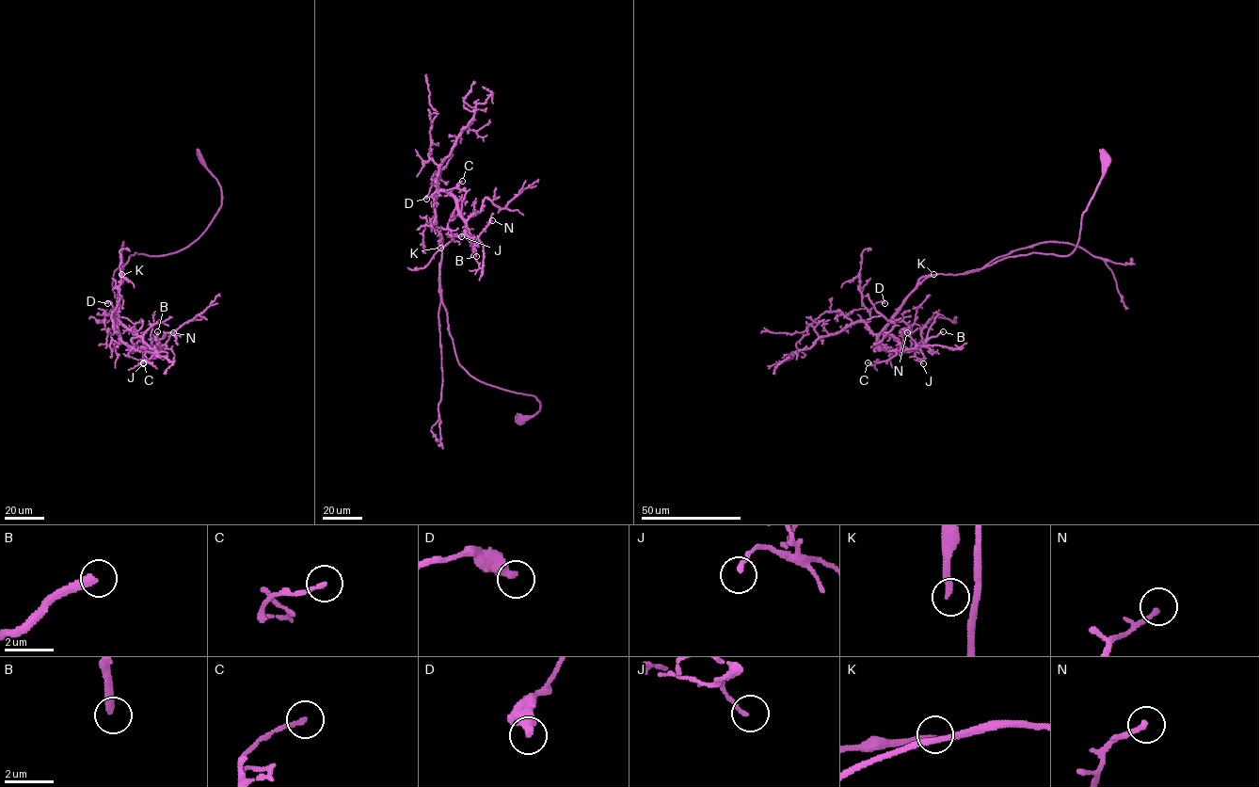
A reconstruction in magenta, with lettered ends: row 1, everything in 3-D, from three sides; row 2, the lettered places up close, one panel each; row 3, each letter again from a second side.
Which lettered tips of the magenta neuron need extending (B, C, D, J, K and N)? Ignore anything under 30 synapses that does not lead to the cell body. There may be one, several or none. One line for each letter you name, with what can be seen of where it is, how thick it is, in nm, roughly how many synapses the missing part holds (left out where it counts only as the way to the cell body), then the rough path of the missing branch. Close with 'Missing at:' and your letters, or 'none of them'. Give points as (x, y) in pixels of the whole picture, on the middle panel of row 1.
B: at (476, 256); 280 nm thick; about 45 synapses; missing branch runs (476, 256), (474, 265), (467, 262), (467, 266), (458, 266)
Missing at: B

